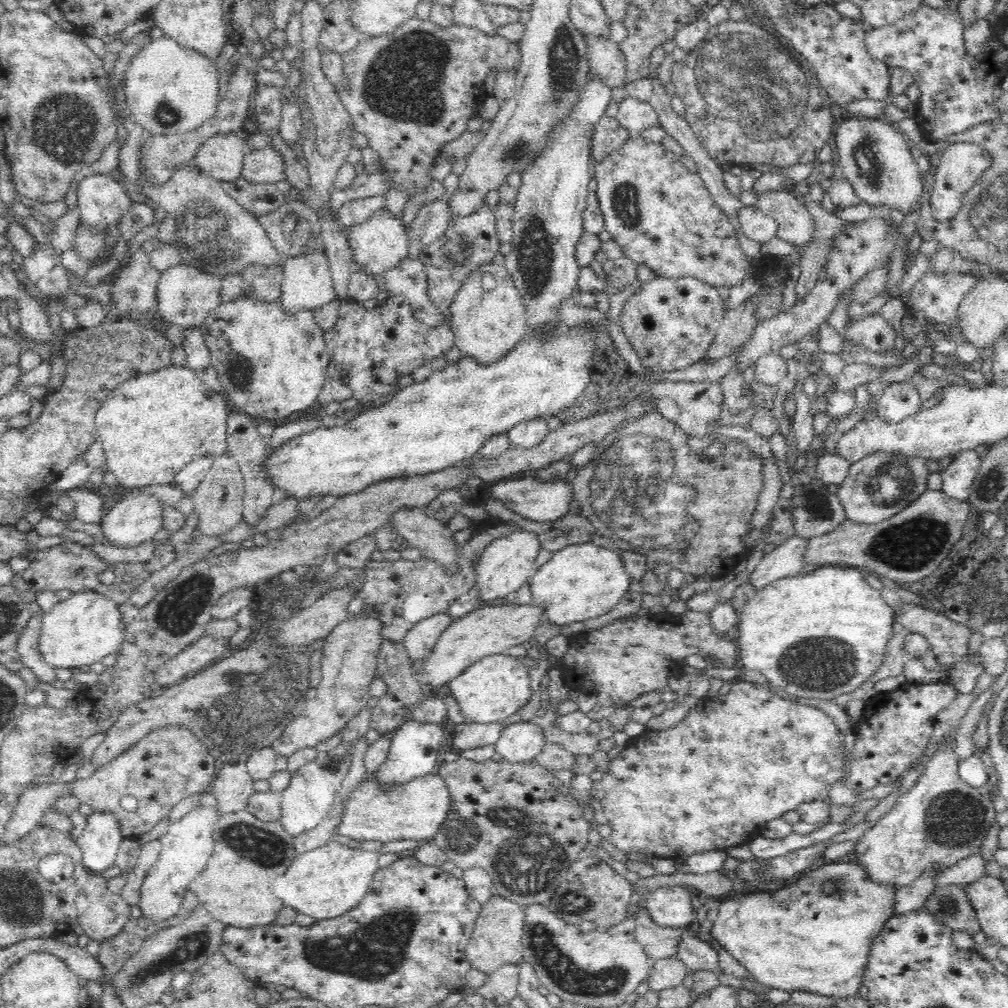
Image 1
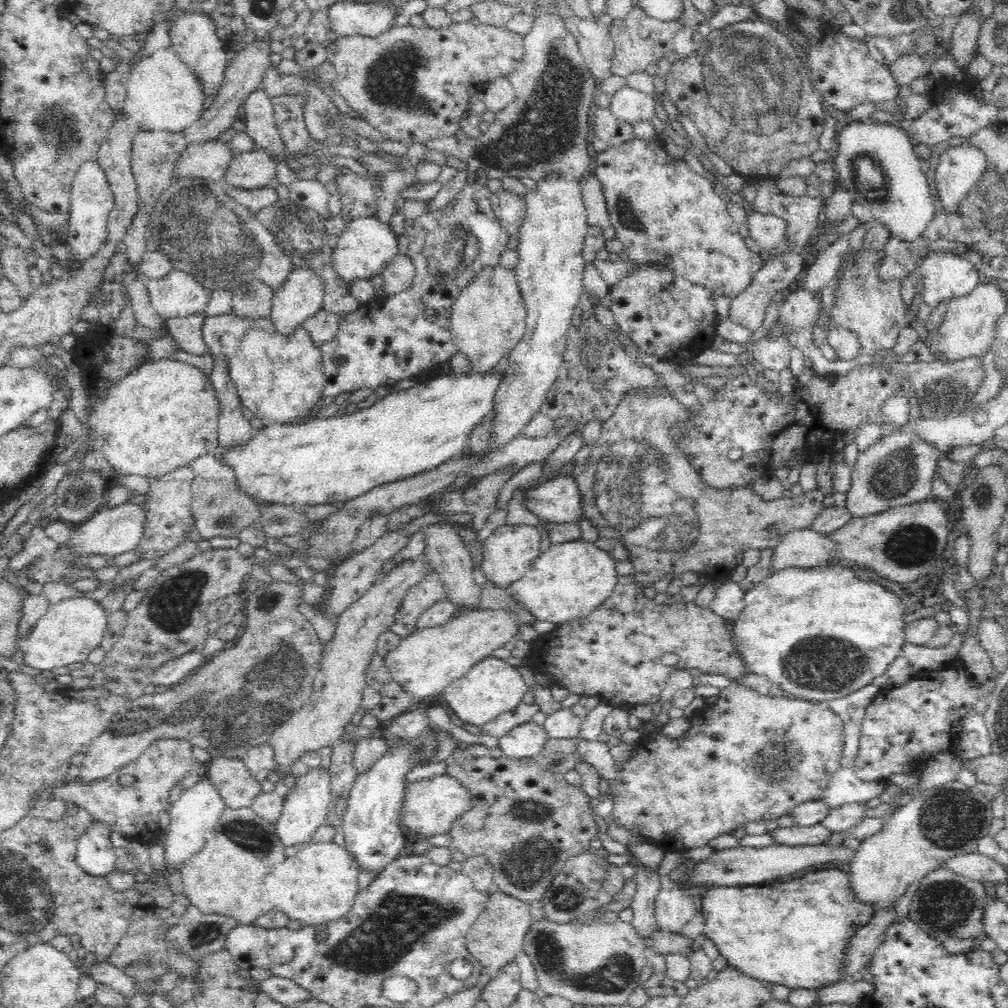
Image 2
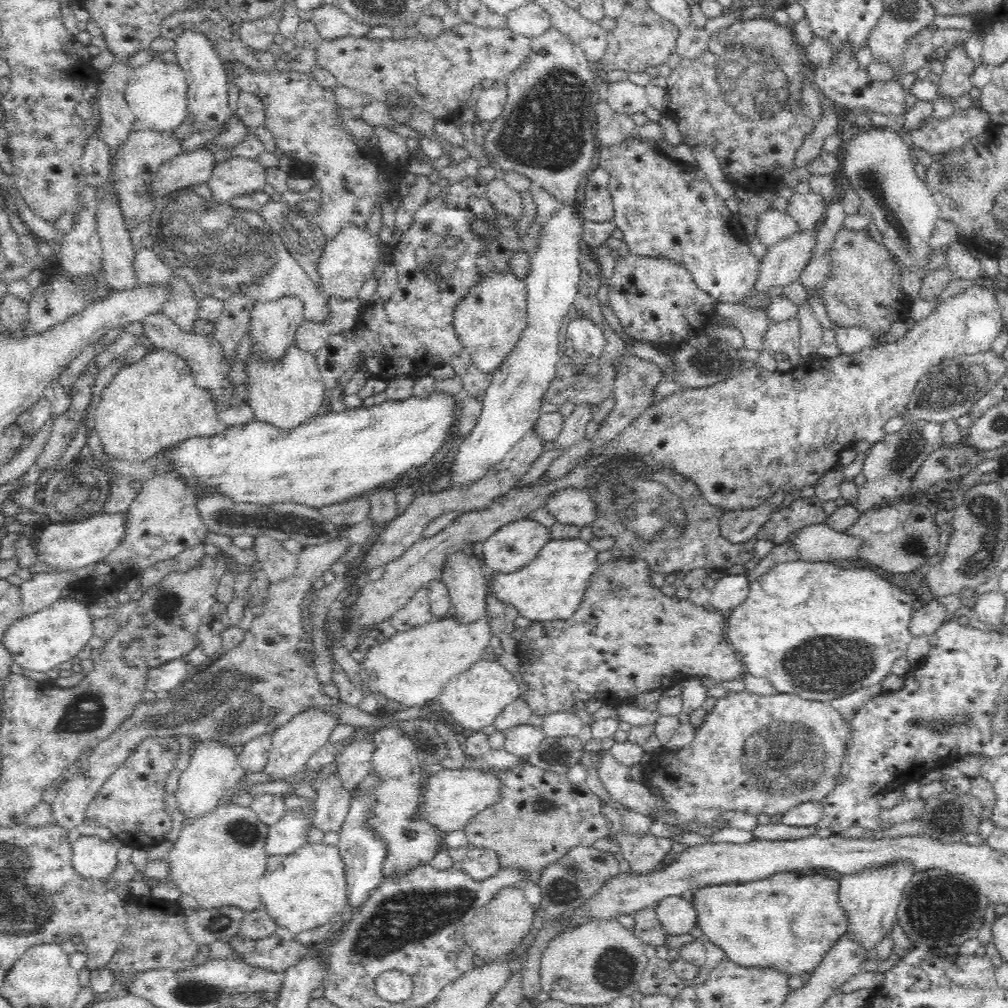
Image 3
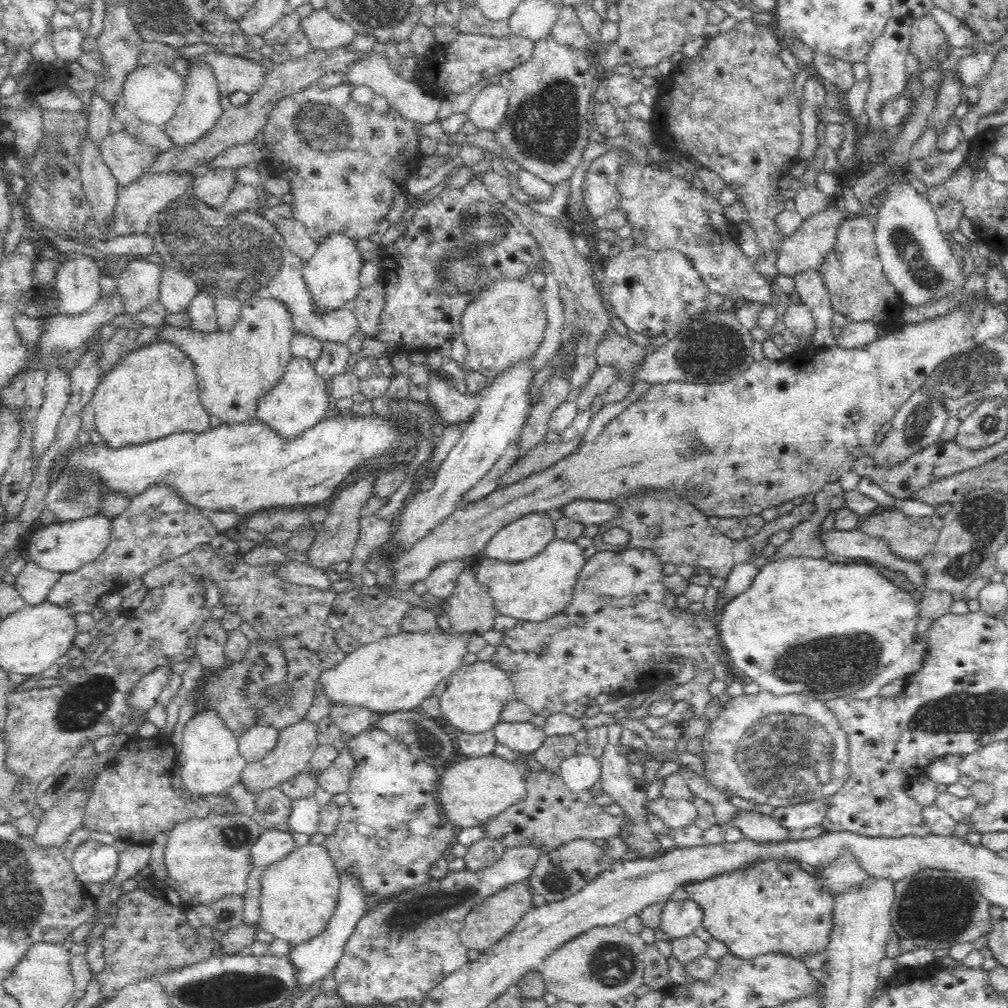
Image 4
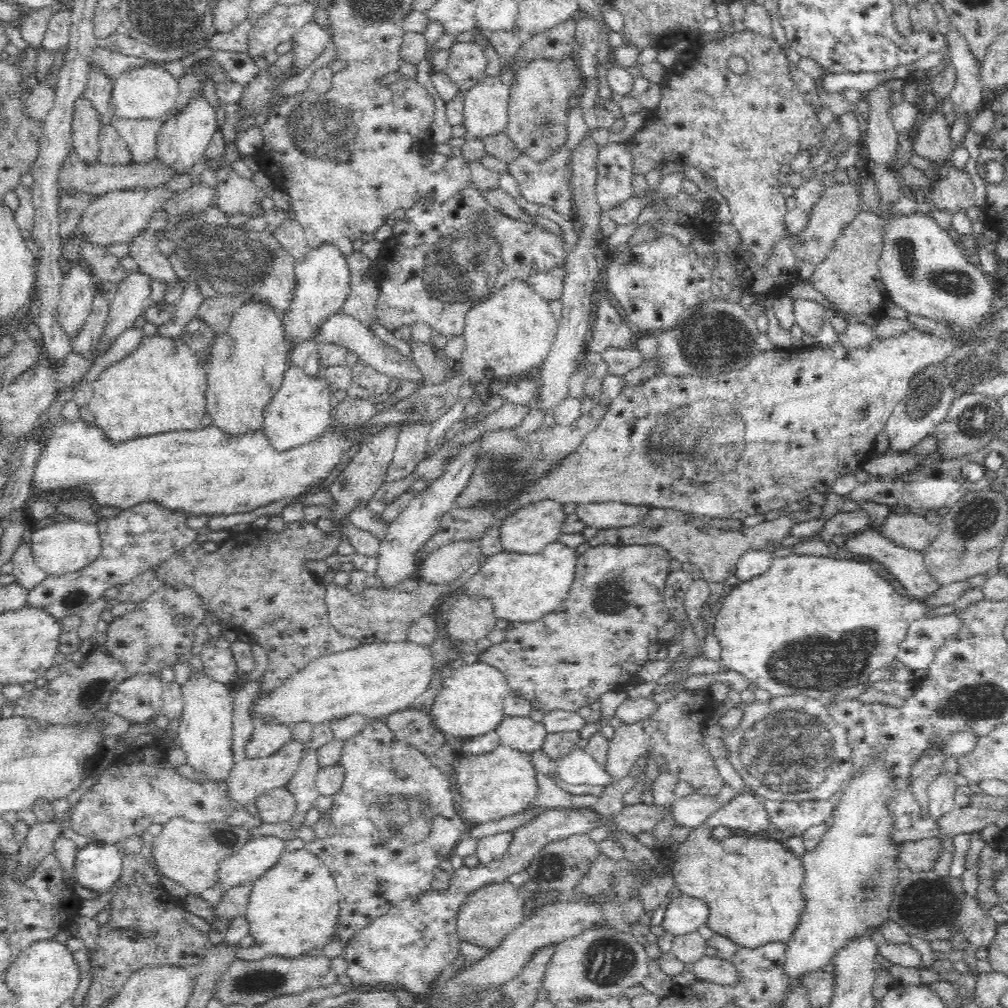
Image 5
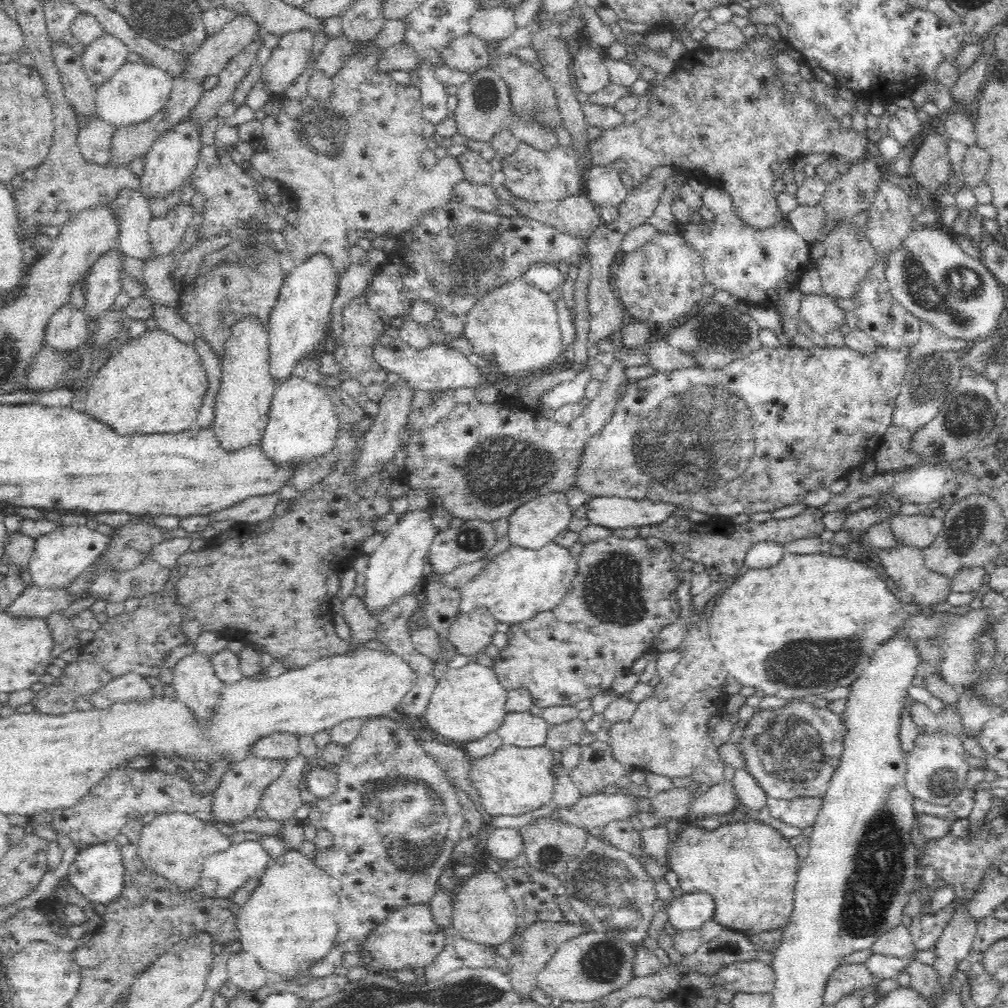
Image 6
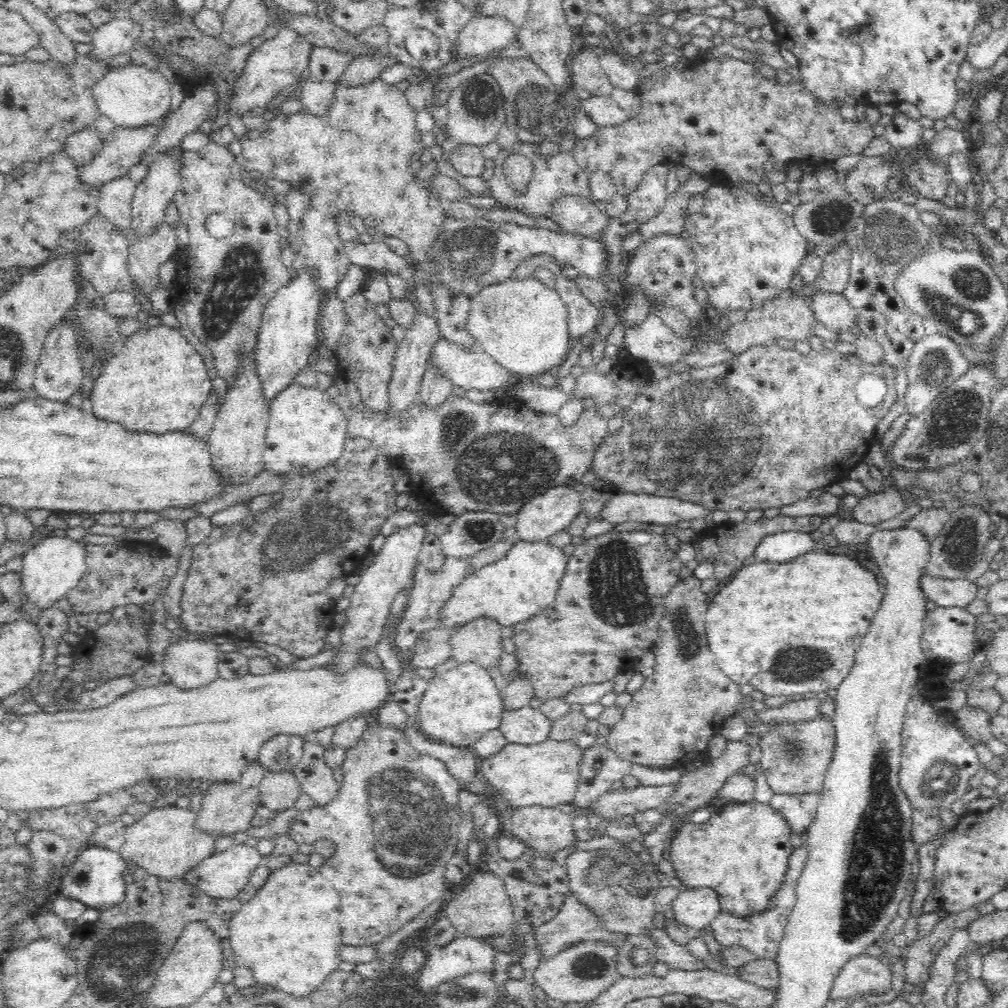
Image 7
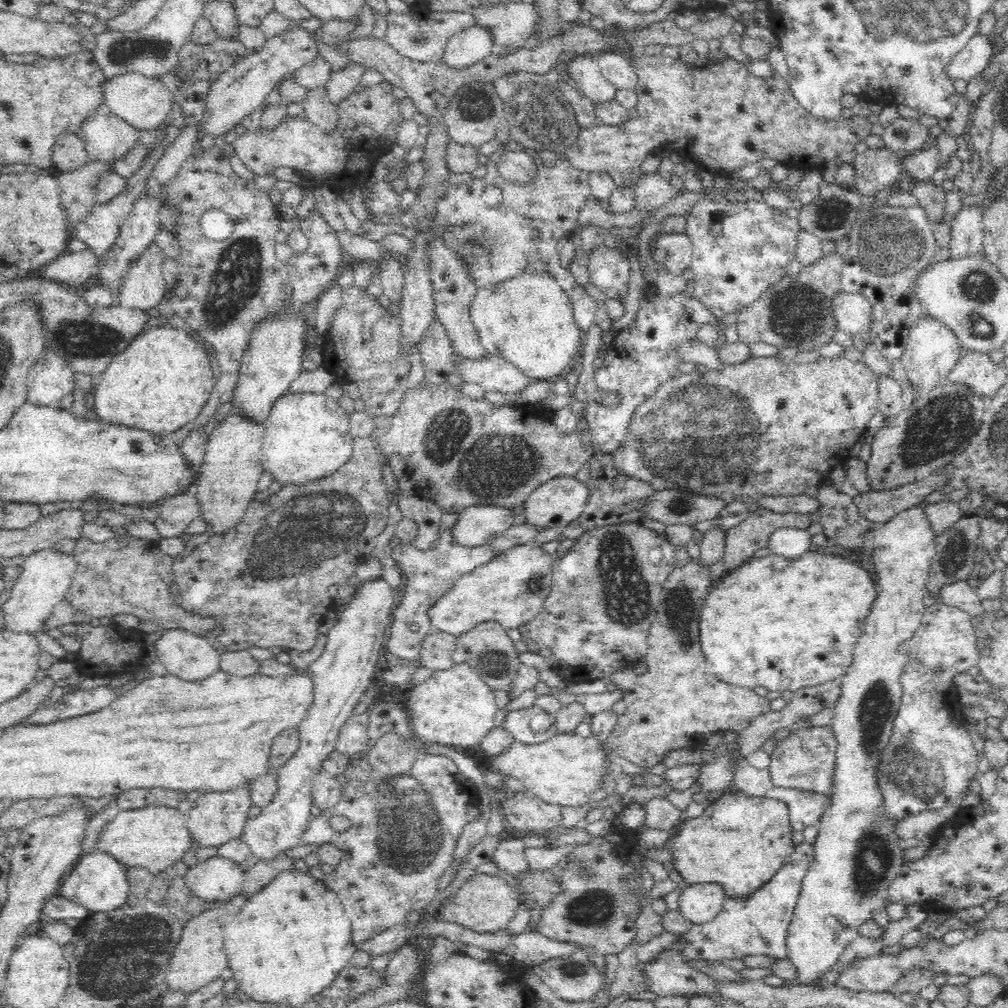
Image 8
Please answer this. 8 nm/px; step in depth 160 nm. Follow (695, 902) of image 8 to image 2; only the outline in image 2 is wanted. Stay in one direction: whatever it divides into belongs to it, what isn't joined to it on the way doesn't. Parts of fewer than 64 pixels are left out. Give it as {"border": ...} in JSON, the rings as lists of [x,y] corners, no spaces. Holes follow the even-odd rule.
{"border":[[[662,875],[654,912],[658,928],[680,933],[697,912],[692,897],[674,883],[672,875]]]}

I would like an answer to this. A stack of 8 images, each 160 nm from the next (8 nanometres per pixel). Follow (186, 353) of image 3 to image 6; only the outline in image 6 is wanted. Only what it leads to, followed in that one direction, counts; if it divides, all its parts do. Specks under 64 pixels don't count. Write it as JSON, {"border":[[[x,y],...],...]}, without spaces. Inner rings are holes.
{"border":[[[256,317],[243,318],[234,325],[231,337],[226,342],[226,352],[221,362],[221,387],[211,426],[220,448],[226,452],[260,446],[276,387],[268,373],[269,341],[266,327],[258,323]]]}

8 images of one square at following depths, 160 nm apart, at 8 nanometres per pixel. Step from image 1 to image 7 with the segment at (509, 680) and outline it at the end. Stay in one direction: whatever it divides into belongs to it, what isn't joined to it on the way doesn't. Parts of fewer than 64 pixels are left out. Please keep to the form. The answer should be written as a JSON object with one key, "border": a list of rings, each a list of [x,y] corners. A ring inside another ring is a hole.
{"border":[[[476,663],[458,664],[437,674],[427,682],[426,691],[418,700],[417,727],[428,739],[441,746],[468,747],[478,742],[486,732],[499,728],[503,716],[502,693],[496,688],[489,672]]]}

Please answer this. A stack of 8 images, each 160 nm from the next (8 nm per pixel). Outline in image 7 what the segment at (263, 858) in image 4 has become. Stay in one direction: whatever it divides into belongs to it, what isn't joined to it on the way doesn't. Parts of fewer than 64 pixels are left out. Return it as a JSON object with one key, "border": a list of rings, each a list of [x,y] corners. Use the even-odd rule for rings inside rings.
{"border":[[[252,842],[233,845],[226,851],[214,852],[196,866],[198,870],[197,888],[207,895],[217,899],[230,900],[237,898],[238,893],[248,884],[251,872],[263,863],[260,853],[256,851]]]}

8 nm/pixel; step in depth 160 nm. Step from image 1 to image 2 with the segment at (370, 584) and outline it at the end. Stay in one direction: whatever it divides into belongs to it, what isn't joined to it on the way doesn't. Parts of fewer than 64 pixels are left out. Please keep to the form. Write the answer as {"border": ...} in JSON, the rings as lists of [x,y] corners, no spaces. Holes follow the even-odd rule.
{"border":[[[432,571],[432,574],[427,575],[426,580],[422,580],[421,584],[412,588],[412,591],[408,593],[400,612],[396,614],[396,622],[391,626],[391,631],[401,637],[408,636],[408,634],[414,632],[417,629],[420,616],[434,602],[446,596],[444,591],[439,575]]]}

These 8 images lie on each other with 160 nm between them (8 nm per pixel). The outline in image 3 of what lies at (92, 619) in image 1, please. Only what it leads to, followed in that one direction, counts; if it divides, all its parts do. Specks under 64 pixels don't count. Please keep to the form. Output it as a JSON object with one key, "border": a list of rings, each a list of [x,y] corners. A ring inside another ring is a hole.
{"border":[[[58,600],[51,606],[22,616],[2,634],[4,648],[8,649],[17,671],[47,673],[59,664],[70,661],[87,644],[92,632],[92,617],[88,603],[79,600]]]}

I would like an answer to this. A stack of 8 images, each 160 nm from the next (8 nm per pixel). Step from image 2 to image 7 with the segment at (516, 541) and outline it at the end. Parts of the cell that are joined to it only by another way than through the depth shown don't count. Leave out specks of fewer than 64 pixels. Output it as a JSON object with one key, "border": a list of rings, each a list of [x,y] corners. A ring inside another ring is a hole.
{"border":[[[558,484],[548,488],[546,492],[542,492],[532,497],[524,506],[516,513],[517,523],[515,528],[519,541],[536,541],[545,540],[550,536],[566,531],[572,524],[572,521],[580,514],[583,507],[583,496],[578,490],[574,490],[573,486],[567,484]]]}

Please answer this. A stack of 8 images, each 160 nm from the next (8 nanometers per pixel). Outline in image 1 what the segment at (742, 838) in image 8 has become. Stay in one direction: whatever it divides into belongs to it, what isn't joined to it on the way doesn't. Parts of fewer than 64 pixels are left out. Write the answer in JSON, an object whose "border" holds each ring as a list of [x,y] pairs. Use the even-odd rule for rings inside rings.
{"border":[[[832,862],[806,872],[795,883],[775,892],[751,891],[717,897],[718,914],[708,934],[710,940],[727,950],[738,964],[762,985],[780,990],[817,992],[847,998],[855,995],[862,980],[872,938],[891,917],[894,887],[866,879],[858,863]]]}

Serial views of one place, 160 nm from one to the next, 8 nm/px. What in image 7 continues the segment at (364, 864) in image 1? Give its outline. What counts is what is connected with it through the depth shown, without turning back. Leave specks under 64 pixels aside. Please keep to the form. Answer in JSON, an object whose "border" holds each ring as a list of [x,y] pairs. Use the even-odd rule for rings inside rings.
{"border":[[[289,861],[275,866],[266,884],[251,899],[243,902],[241,909],[231,918],[226,945],[232,948],[237,963],[250,969],[254,985],[280,990],[294,998],[311,998],[343,961],[339,953],[343,945],[340,912],[341,896],[332,890],[319,869]]]}

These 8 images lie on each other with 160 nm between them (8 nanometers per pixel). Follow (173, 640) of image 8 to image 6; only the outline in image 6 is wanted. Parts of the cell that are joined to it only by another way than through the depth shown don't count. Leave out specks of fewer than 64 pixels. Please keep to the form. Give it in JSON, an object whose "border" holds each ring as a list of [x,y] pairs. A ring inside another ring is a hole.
{"border":[[[193,651],[180,658],[172,668],[172,675],[171,685],[176,690],[177,697],[198,716],[208,716],[224,686],[216,675],[210,653]]]}

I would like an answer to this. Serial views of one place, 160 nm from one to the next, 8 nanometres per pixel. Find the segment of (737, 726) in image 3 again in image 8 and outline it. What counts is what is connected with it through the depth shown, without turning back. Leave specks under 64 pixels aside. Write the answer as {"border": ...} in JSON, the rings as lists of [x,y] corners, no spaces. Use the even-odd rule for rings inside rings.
{"border":[[[829,725],[805,726],[789,737],[777,743],[771,753],[771,772],[773,786],[799,788],[823,795],[832,796],[835,787],[835,770],[837,759],[837,738]]]}

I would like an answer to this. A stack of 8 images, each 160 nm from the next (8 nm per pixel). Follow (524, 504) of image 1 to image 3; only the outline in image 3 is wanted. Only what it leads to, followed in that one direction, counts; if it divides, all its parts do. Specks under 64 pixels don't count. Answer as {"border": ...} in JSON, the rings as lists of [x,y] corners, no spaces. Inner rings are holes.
{"border":[[[567,488],[557,492],[546,504],[547,510],[564,524],[591,525],[598,518],[598,506],[586,489]]]}

